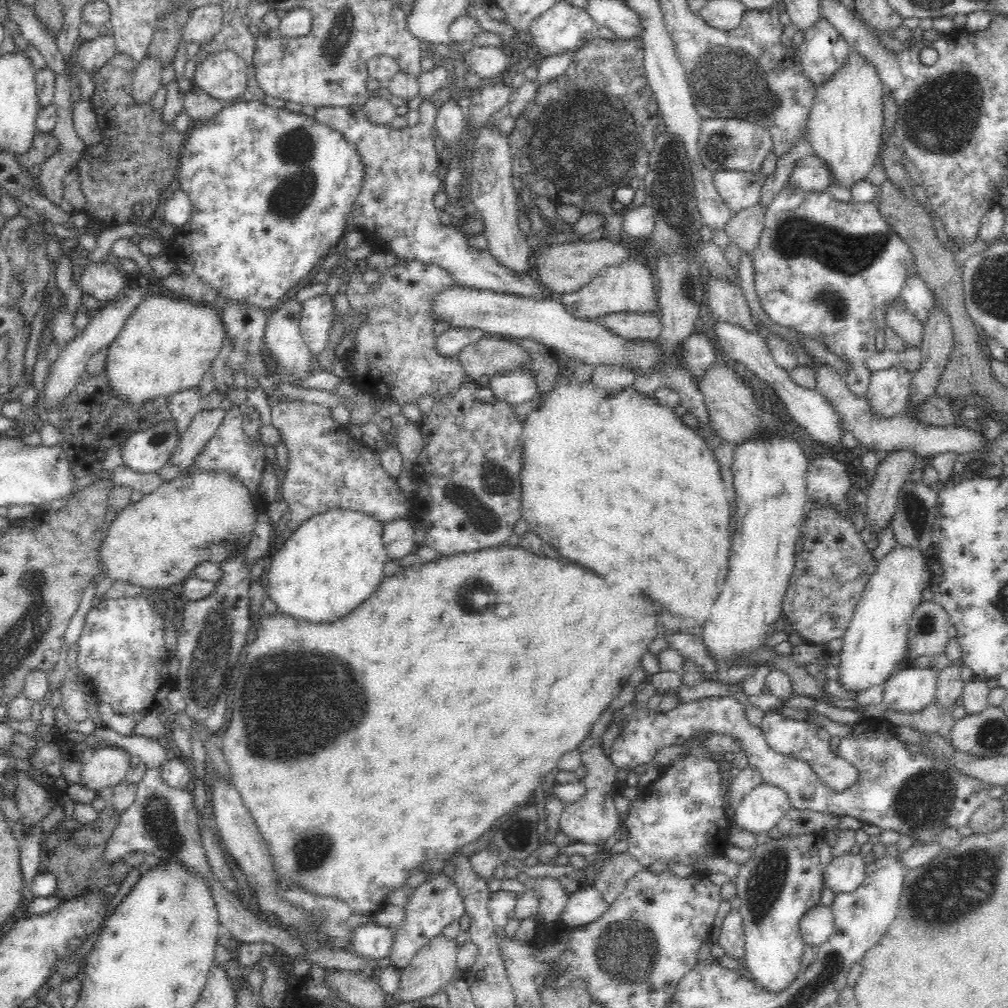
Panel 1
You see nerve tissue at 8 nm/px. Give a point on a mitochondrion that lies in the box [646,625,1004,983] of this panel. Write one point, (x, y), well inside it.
(946, 897)

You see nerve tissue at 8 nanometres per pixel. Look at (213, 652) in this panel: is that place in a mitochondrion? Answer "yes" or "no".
yes

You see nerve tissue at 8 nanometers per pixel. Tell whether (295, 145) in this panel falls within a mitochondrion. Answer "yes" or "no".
yes

